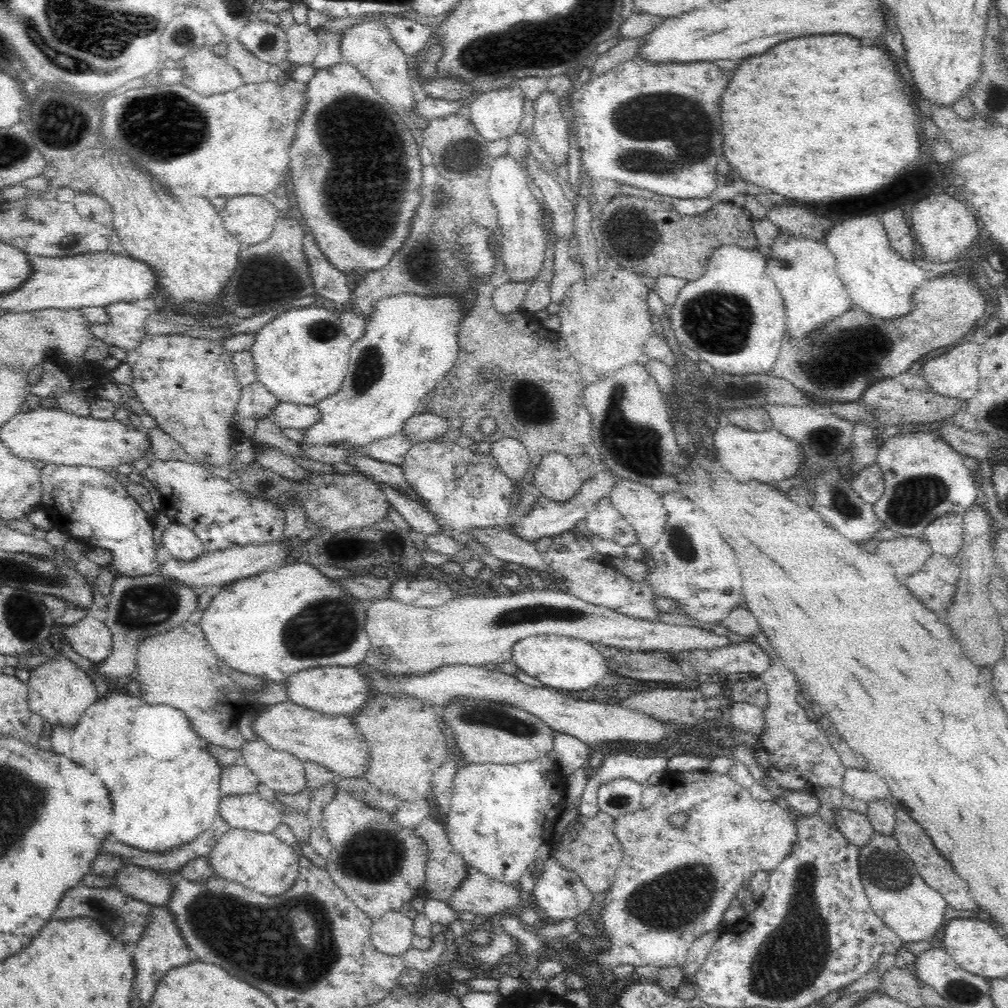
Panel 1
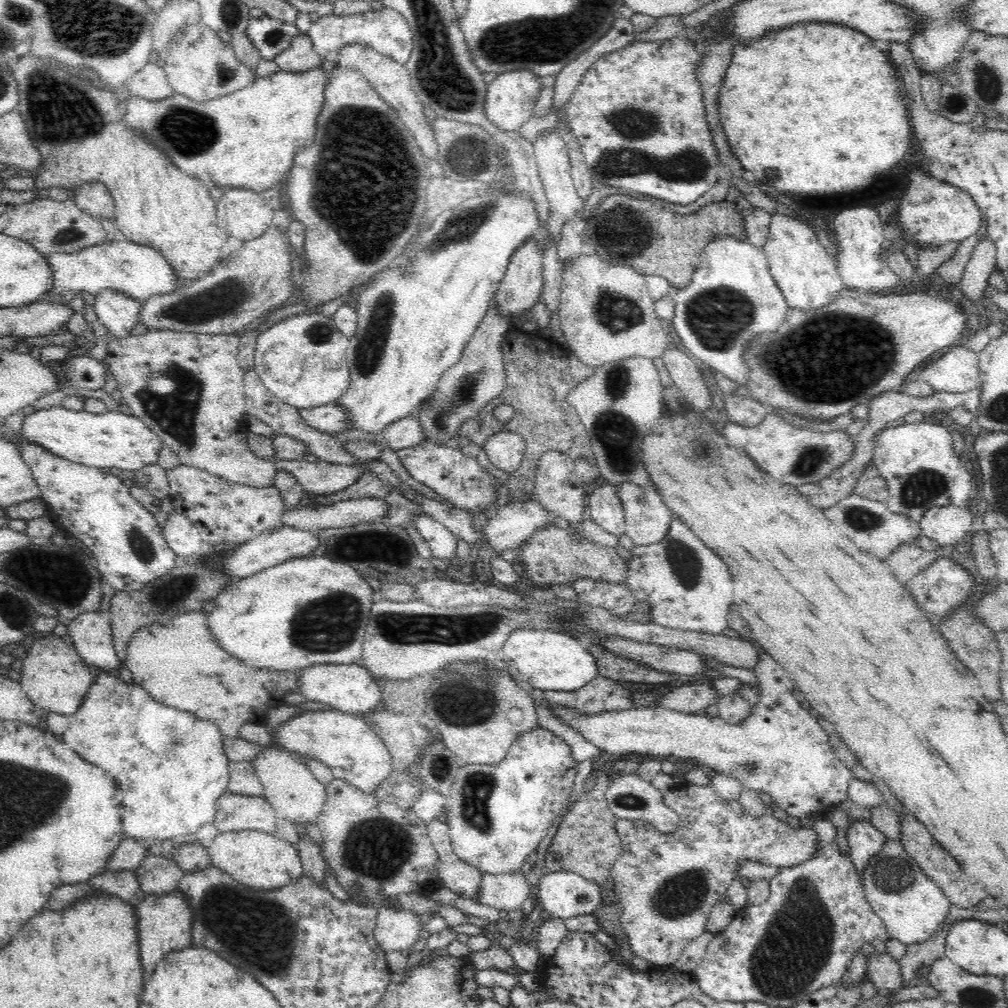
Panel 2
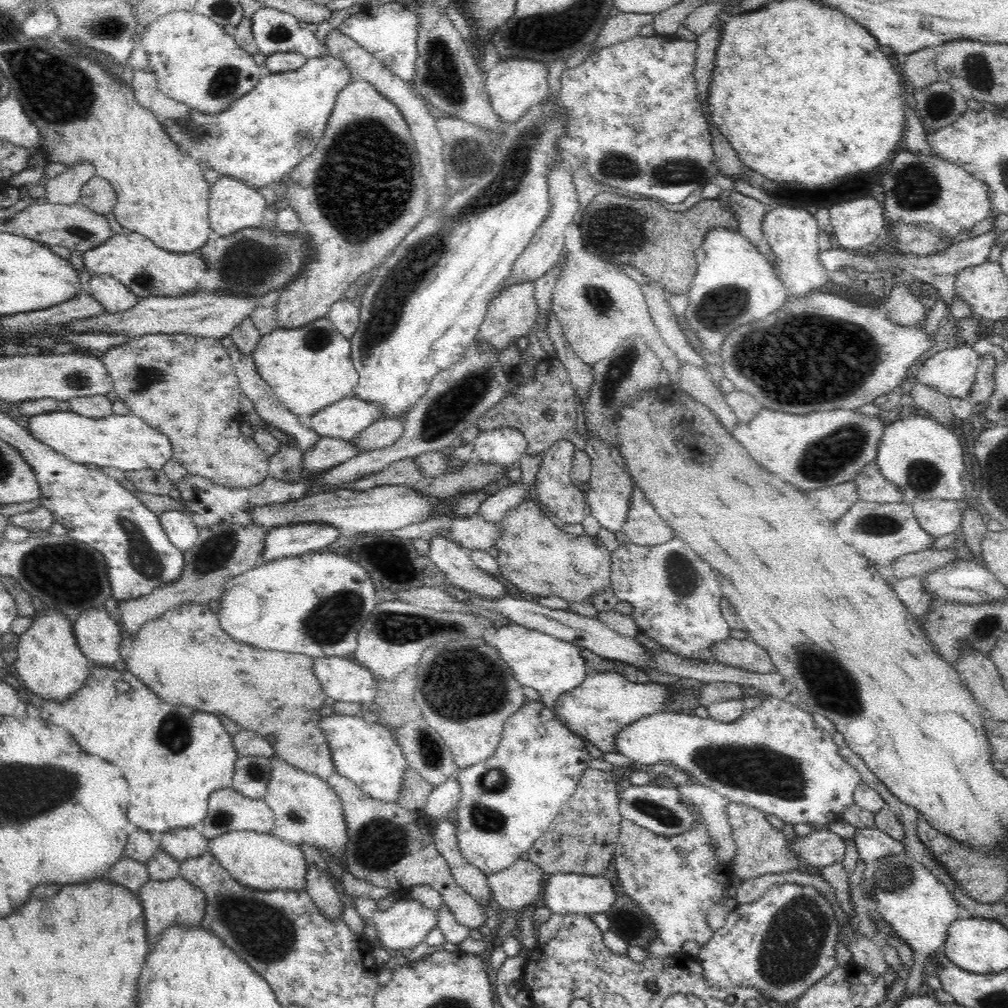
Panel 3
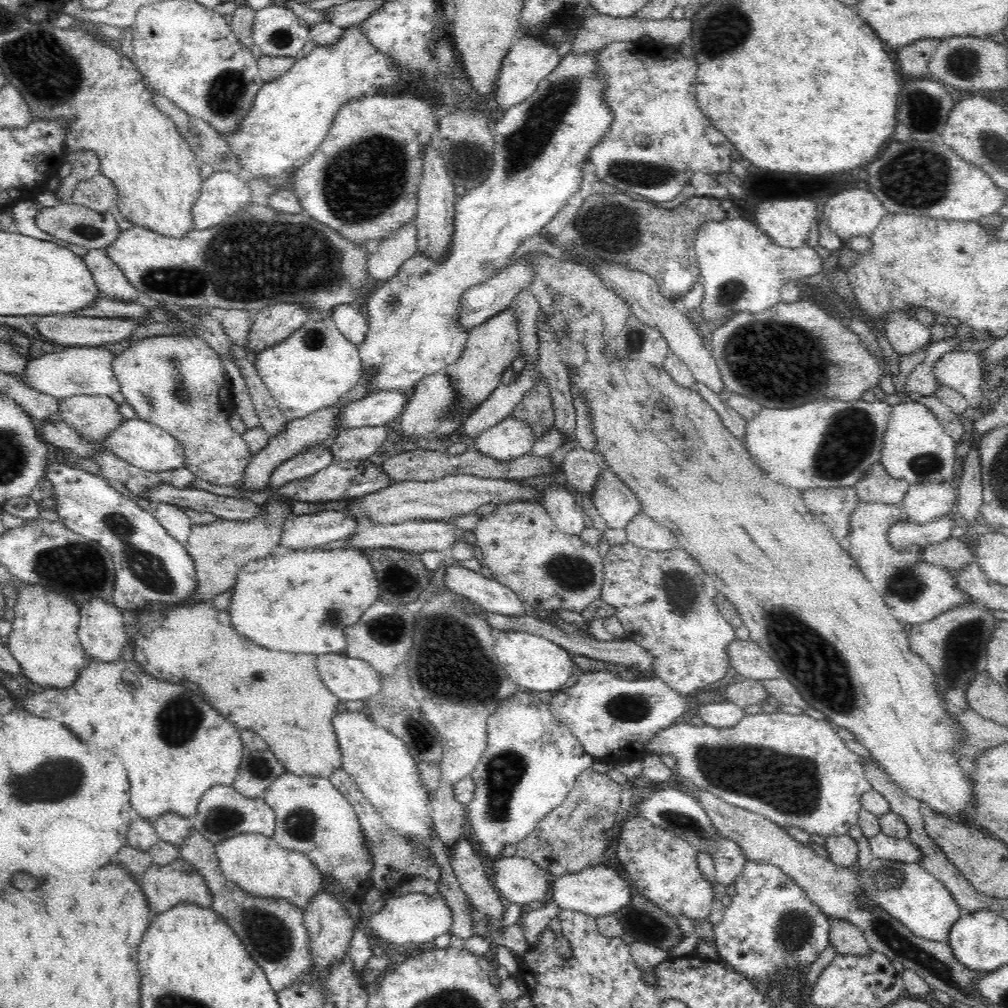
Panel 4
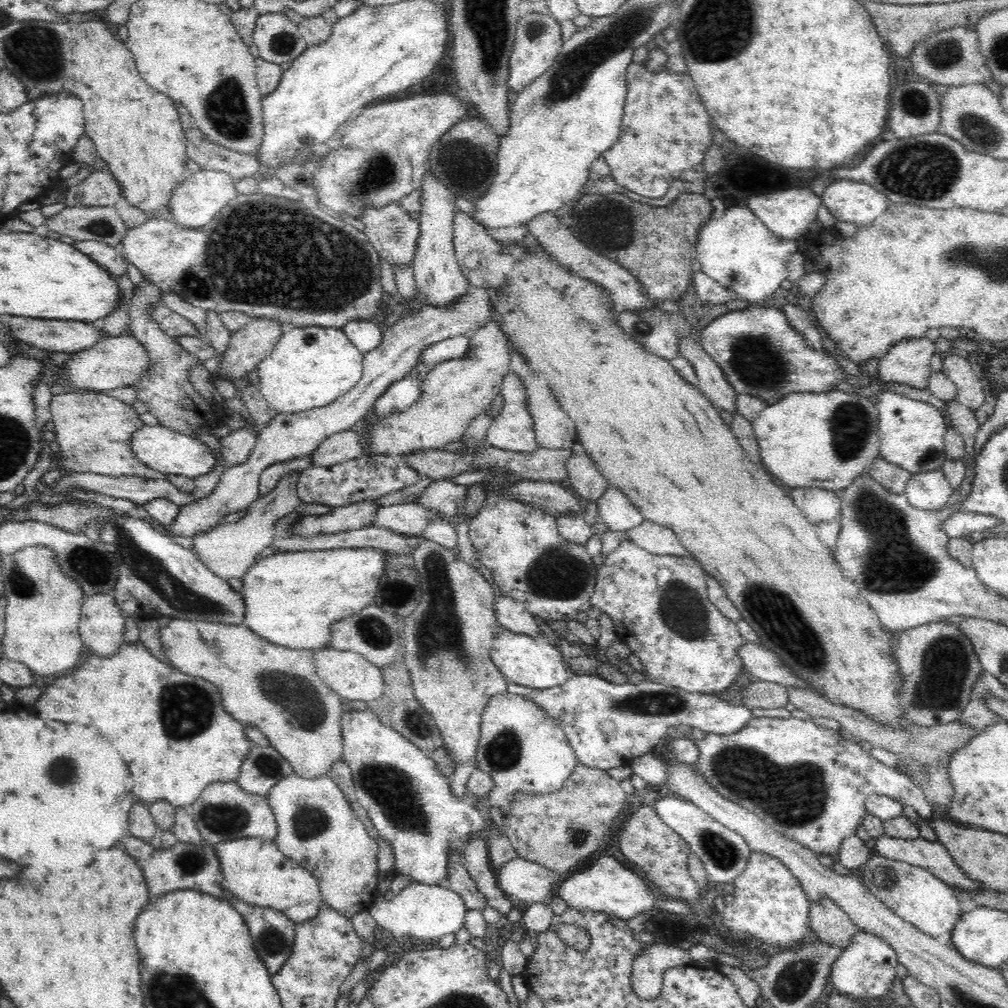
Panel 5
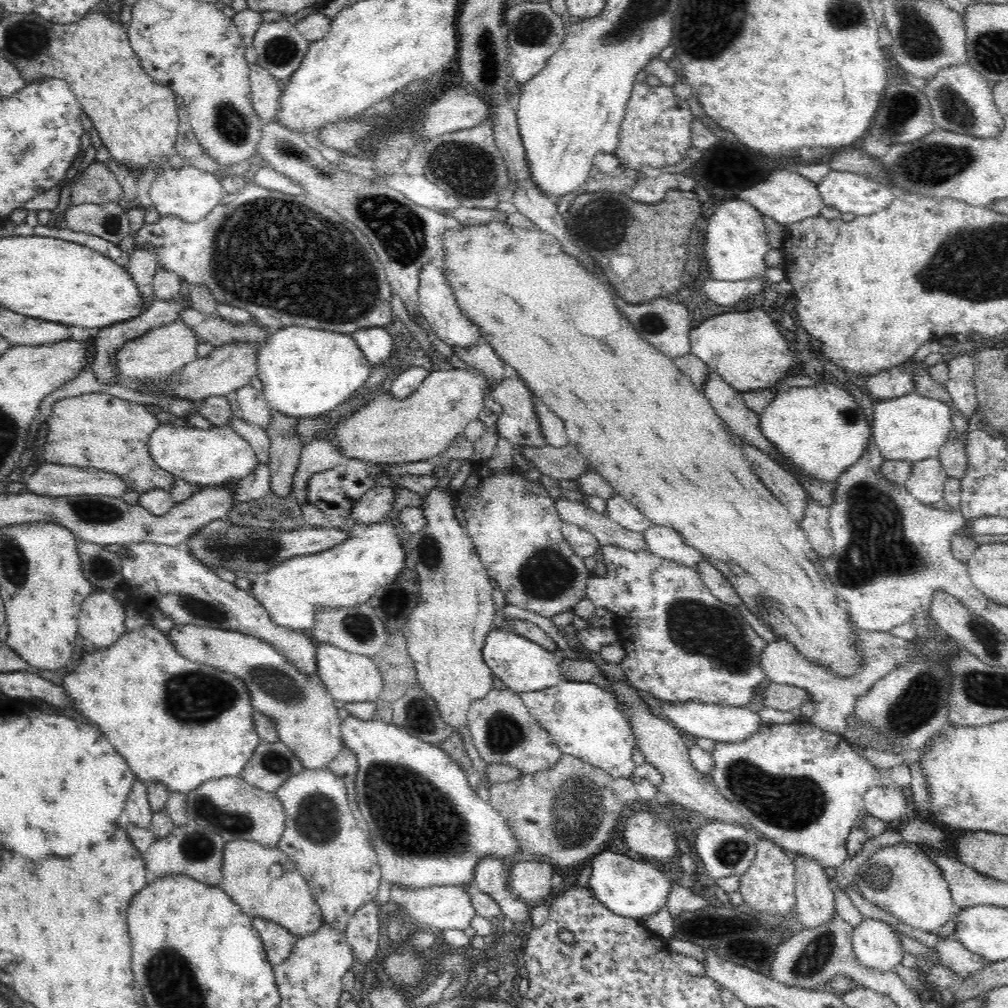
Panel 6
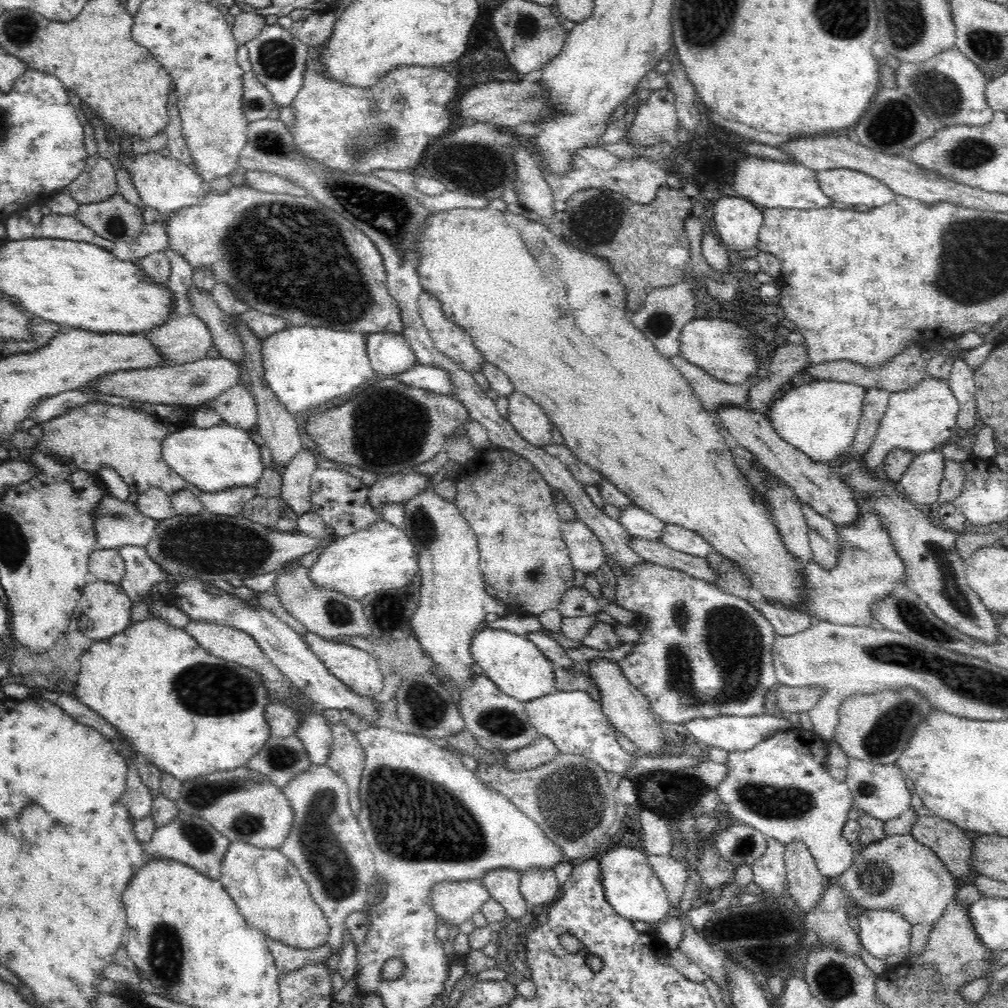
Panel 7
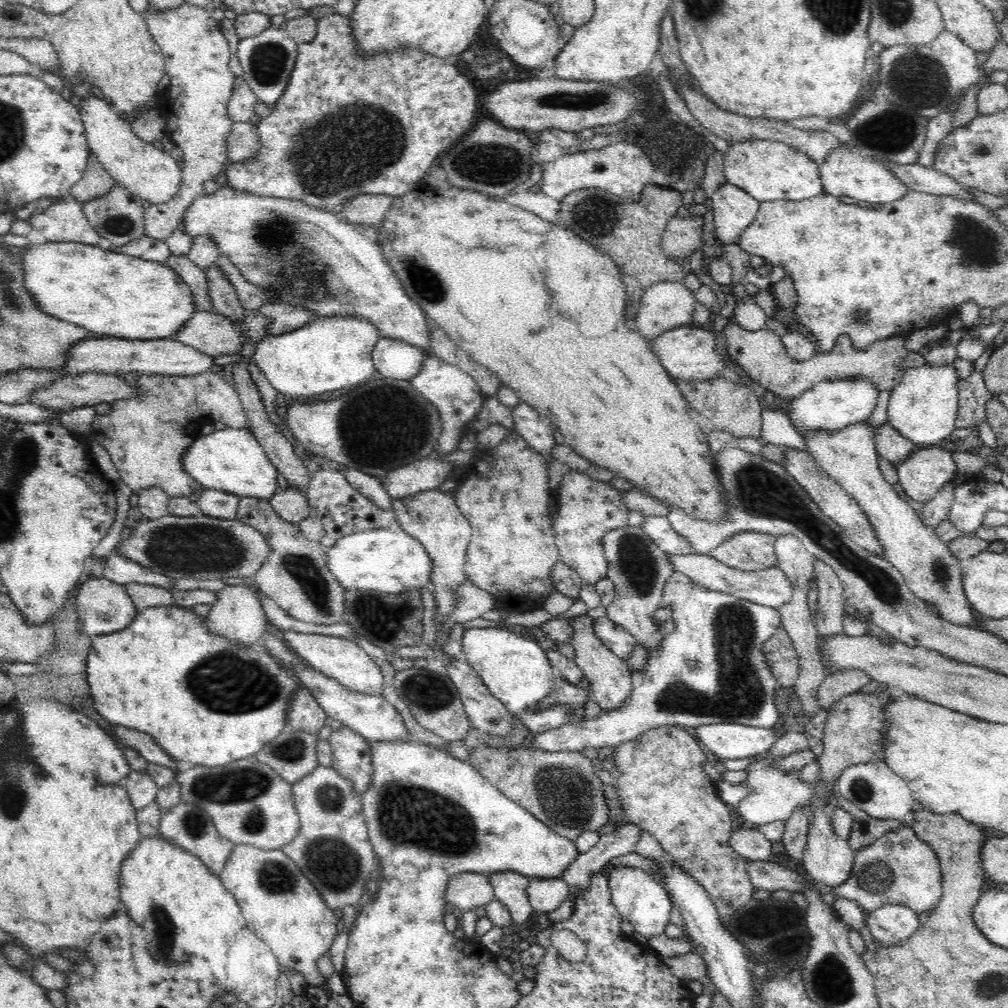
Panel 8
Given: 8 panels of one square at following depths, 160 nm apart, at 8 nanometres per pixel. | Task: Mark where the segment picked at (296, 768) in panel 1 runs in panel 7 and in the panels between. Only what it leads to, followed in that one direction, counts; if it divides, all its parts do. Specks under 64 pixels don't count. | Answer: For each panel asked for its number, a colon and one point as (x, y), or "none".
2: (290, 787)
3: (306, 809)
4: (313, 817)
5: (316, 827)
6: (322, 837)
7: (327, 844)

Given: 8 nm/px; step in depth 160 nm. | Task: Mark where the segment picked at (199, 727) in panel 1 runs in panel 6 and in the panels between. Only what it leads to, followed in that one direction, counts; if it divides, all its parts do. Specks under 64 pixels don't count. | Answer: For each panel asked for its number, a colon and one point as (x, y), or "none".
2: (161, 657)
3: (184, 656)
4: (279, 695)
5: (277, 689)
6: (306, 719)

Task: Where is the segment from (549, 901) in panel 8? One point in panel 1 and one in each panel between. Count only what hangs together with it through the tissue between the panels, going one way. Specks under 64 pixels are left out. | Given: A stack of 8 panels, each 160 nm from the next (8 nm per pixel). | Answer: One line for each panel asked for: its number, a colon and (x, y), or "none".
1: (479, 895)
2: (506, 892)
3: (520, 885)
4: (520, 881)
5: (522, 880)
6: (530, 880)
7: (539, 885)

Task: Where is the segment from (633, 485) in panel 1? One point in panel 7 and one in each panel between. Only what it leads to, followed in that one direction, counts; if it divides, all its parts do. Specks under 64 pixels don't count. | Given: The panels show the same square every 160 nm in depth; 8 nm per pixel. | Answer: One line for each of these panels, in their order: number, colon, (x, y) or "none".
2: (647, 519)
3: (644, 527)
4: (642, 531)
5: (652, 537)
6: (663, 541)
7: (675, 537)

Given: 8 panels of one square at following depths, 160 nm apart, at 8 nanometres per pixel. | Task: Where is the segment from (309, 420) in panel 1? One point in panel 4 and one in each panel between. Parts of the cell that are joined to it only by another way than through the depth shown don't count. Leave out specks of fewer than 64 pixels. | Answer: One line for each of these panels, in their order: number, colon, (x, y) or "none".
2: (331, 418)
3: (347, 419)
4: (381, 408)

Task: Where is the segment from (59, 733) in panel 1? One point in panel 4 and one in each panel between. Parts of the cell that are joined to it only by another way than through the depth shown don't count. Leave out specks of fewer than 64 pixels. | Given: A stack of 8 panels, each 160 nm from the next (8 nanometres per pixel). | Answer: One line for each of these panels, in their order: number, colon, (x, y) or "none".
2: (173, 769)
3: (173, 757)
4: (162, 731)

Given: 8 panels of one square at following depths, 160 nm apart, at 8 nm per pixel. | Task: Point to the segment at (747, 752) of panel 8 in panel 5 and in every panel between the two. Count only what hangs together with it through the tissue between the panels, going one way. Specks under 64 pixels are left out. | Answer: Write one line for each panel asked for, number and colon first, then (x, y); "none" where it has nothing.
5: (607, 724)
6: (722, 723)
7: (730, 732)

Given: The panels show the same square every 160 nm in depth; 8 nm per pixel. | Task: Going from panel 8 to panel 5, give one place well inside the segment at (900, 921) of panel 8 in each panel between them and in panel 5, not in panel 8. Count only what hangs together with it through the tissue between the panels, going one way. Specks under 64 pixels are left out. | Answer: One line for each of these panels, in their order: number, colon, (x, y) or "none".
5: (865, 971)
6: (876, 945)
7: (883, 933)

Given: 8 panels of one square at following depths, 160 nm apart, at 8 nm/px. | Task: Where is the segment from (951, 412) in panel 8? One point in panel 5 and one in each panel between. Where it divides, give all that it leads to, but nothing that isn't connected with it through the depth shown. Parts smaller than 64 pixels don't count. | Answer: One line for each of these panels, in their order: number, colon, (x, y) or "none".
5: (912, 433)
6: (912, 428)
7: (921, 420)

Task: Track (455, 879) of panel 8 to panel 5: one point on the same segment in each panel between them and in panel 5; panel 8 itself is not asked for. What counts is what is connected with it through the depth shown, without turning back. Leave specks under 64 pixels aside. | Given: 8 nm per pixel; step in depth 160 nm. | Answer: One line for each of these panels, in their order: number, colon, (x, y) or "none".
5: (428, 912)
6: (440, 908)
7: (456, 902)

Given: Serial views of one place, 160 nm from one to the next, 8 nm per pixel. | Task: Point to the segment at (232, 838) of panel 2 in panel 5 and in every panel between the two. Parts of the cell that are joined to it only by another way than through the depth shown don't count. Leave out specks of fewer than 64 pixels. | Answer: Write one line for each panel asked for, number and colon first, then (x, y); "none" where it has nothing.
3: (261, 861)
4: (251, 862)
5: (256, 871)

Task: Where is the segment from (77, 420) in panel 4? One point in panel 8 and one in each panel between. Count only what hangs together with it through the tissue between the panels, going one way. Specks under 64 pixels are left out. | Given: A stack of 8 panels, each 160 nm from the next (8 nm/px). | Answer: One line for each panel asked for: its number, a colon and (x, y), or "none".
5: (93, 430)
6: (97, 430)
7: (91, 436)
8: (146, 436)

